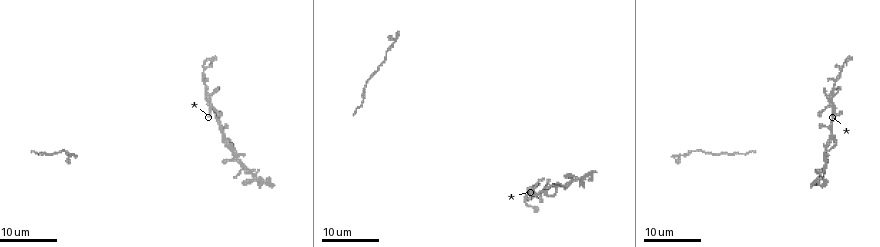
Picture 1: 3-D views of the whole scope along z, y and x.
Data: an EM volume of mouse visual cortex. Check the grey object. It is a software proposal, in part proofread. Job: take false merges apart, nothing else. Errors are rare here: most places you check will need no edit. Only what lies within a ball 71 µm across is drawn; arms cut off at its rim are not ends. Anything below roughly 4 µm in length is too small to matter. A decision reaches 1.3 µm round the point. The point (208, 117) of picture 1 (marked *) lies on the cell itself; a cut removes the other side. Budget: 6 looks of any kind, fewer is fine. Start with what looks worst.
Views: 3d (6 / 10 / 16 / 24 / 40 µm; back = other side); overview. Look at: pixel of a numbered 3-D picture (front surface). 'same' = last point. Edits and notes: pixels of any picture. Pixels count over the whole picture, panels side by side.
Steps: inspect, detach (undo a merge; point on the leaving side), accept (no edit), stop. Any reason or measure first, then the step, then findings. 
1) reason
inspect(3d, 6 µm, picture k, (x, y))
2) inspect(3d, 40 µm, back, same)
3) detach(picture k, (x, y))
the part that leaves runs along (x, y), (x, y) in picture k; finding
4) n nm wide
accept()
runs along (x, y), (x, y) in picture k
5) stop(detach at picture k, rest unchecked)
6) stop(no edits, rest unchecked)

two arms in line, one across
inspect(3d, 24 µm, picture 1, (833, 109))

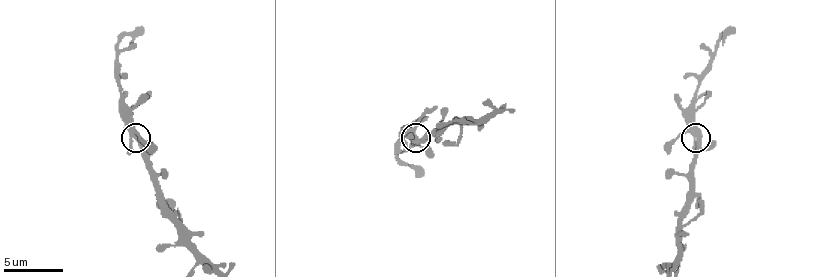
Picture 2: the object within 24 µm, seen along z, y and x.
inspect(3d, 10 µm, picture 2, (698, 137))

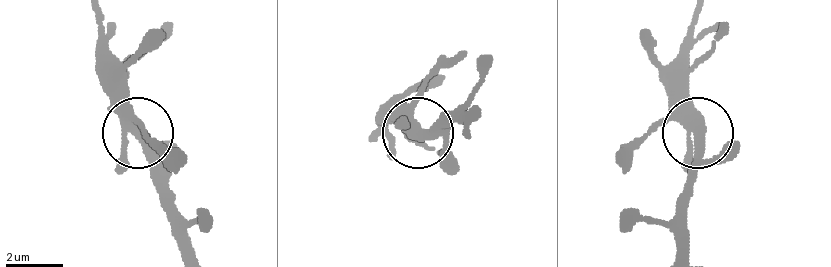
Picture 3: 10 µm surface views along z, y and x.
accept()
continuous, no second cell

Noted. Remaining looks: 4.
a narrow waist
inspect(3d, 16 µm, picture 1, (744, 153))

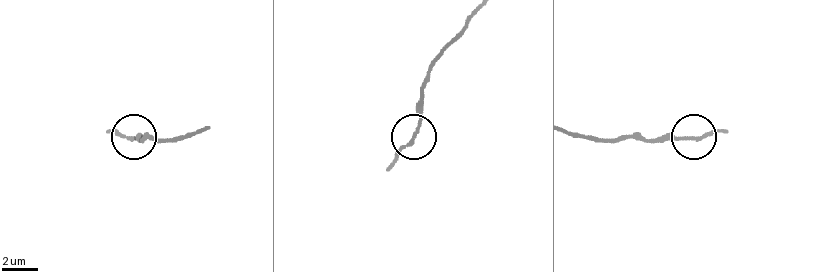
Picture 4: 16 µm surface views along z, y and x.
inspect(3d, 6 µm, picture 4, (700, 136))

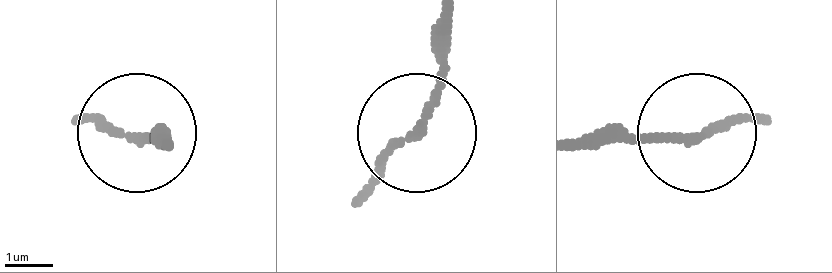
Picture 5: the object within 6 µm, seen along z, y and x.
accept()
one cell here

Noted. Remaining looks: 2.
small branch off a trunk
inspect(3d, 16 µm, picture 2, (711, 64))

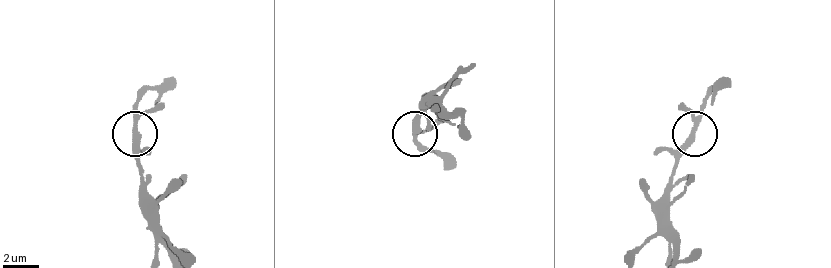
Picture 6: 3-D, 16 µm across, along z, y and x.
250 nm wide
accept()
runs along (668, 254), (673, 173), (679, 151), (693, 133), (707, 94) in picture 6; continuous, no second cell

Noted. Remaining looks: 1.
stop(no edits, rest unchecked)

